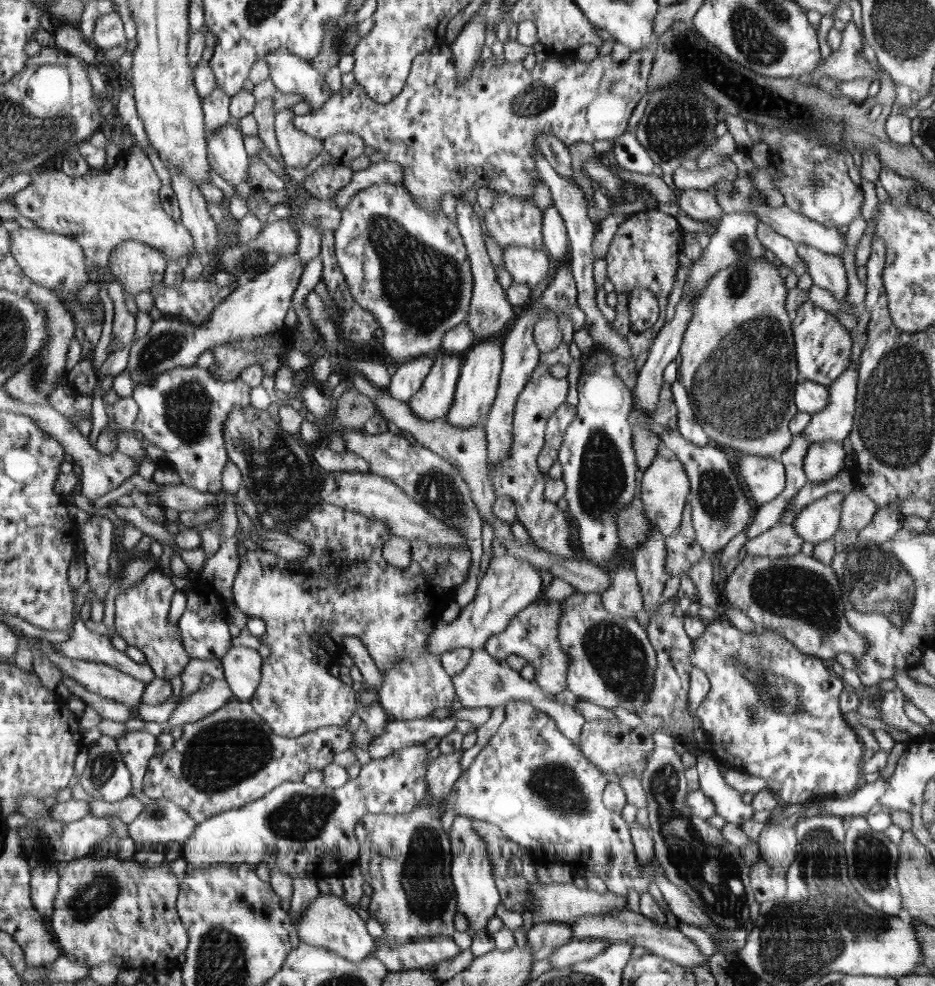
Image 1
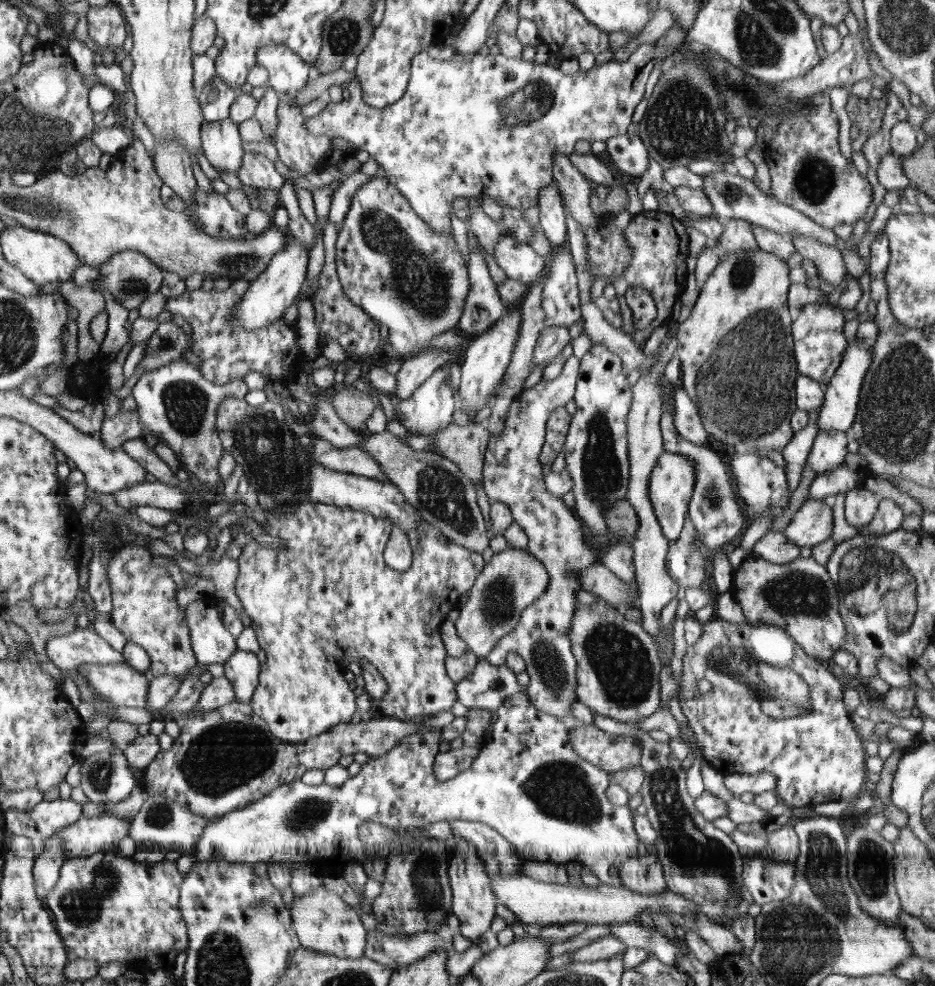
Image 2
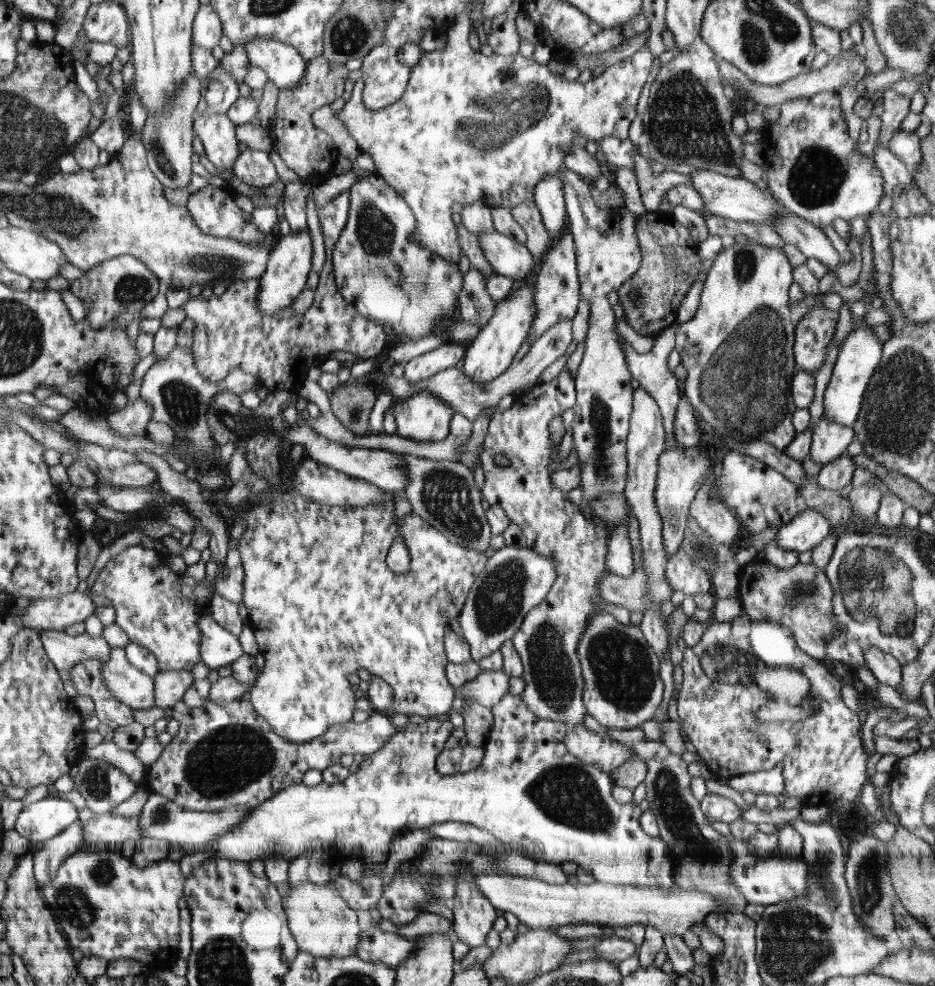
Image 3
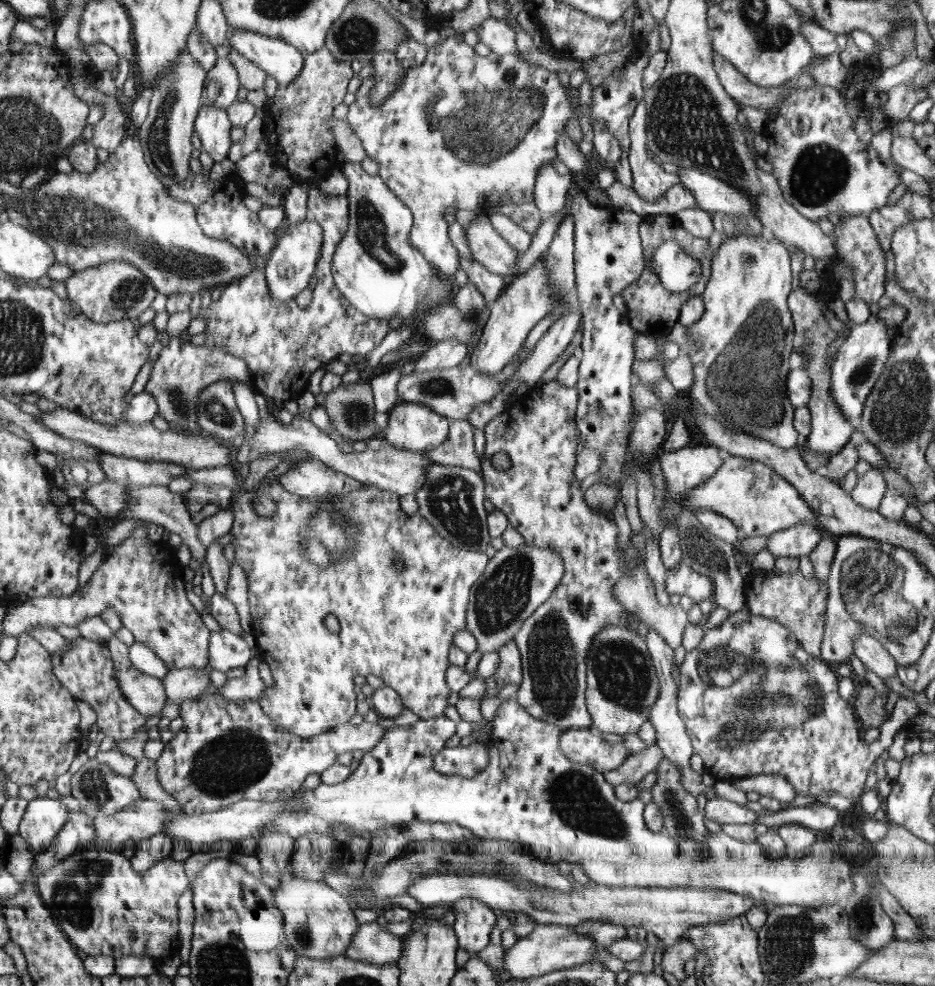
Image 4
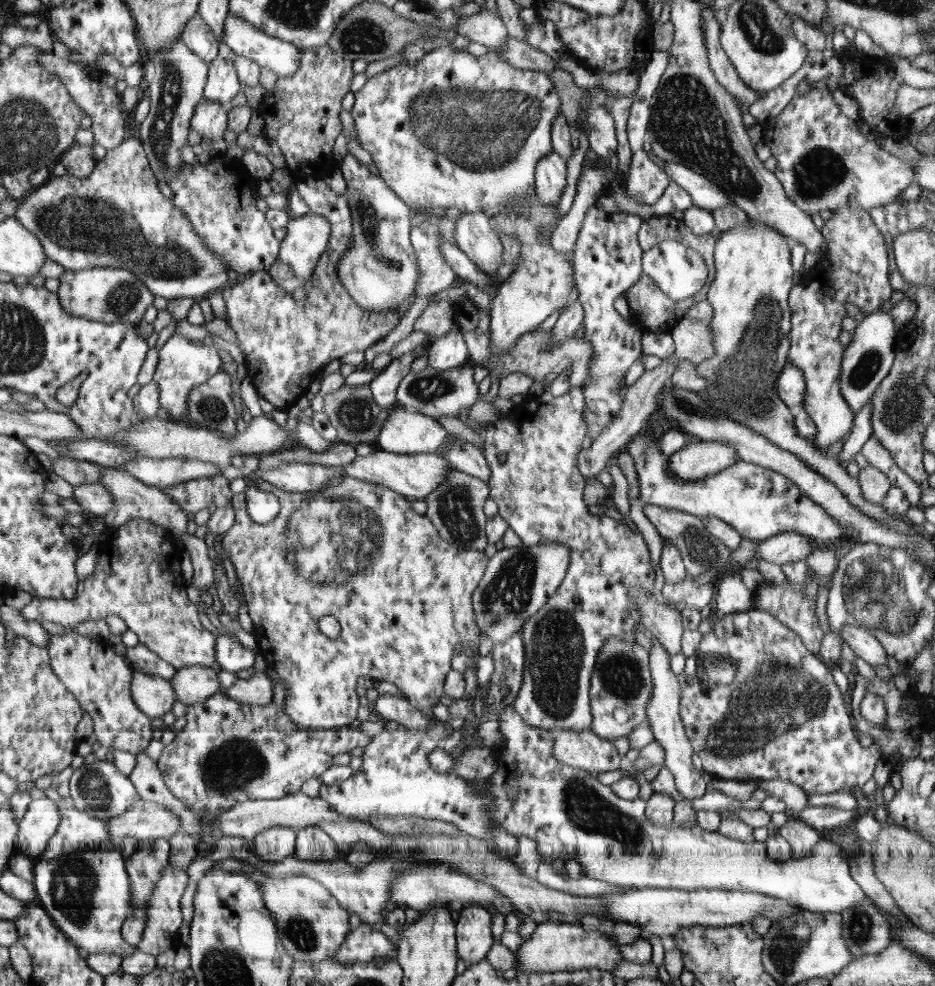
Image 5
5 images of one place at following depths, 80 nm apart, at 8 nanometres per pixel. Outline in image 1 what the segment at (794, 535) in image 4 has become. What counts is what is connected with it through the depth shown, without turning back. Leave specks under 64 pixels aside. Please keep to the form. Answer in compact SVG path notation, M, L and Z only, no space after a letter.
M832 491L803 508L792 524L796 536L800 536L804 543L831 540L838 531L846 495L842 491Z

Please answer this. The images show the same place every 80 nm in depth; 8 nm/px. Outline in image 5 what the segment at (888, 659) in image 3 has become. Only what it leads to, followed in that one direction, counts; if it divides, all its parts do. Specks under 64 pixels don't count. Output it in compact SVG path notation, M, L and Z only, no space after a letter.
M843 626L841 632L845 642L847 642L858 657L866 661L872 669L888 665L889 656L885 652L882 643L873 635L864 630L864 627Z

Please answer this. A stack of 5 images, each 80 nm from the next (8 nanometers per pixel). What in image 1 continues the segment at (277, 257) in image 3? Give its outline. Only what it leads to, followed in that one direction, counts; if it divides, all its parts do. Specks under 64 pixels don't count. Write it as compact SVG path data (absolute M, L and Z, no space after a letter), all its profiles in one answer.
M296 254L284 256L274 266L249 282L241 282L230 293L225 301L220 302L212 311L212 316L206 324L193 326L192 323L183 325L181 320L165 317L154 321L148 334L136 339L130 348L127 369L130 378L135 383L149 382L167 370L184 366L196 366L198 358L209 348L224 344L230 340L253 340L260 336L277 336L279 350L290 351L294 347L293 330L284 324L288 308L292 306L296 287L304 270L304 264Z

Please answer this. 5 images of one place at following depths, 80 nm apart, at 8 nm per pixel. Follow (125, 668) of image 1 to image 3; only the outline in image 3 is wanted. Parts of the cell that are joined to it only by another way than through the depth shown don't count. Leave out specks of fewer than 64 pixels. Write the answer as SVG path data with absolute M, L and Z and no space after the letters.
M53 629L40 634L44 651L48 654L48 659L56 666L62 685L68 686L68 694L72 697L77 695L70 671L74 665L88 659L98 659L106 663L110 659L110 645L106 643L104 637L94 637L86 633L76 636L68 635L64 630Z

